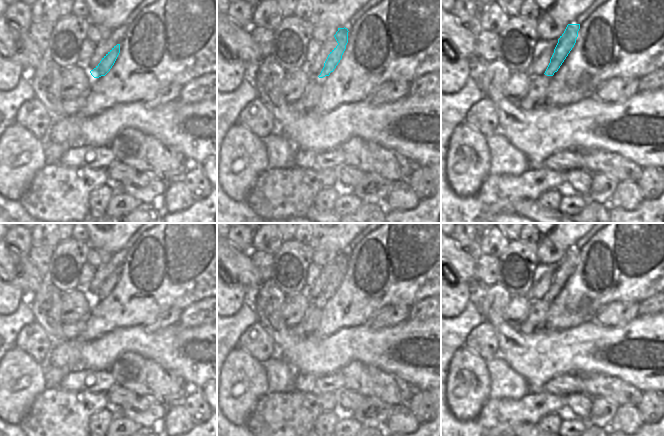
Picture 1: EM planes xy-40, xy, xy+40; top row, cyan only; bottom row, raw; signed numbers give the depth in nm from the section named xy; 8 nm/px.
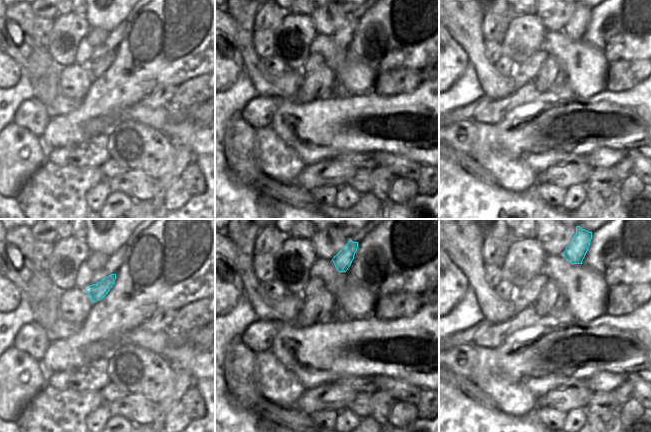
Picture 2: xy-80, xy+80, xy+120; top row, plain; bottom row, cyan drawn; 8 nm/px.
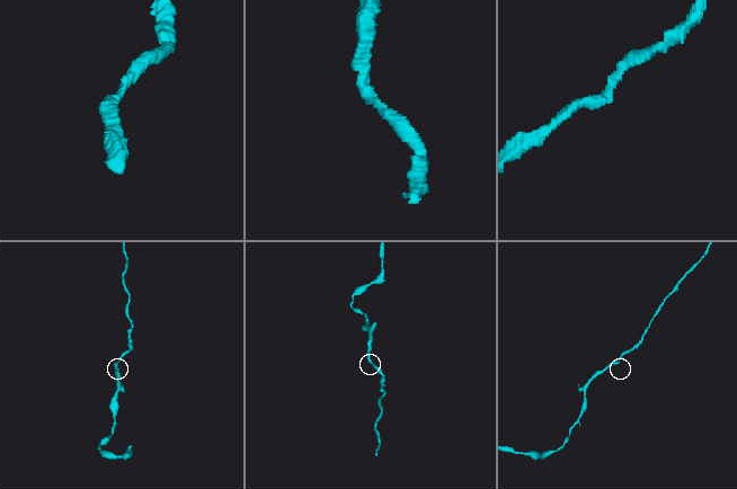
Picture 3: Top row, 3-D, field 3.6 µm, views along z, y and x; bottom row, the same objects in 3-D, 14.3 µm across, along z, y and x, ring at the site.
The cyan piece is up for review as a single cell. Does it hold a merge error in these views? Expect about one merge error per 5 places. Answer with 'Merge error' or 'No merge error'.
No merge error

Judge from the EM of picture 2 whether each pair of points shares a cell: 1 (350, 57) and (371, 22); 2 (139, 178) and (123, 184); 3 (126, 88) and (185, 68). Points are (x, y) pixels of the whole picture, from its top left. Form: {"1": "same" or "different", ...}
{"1": "same", "2": "same", "3": "same"}

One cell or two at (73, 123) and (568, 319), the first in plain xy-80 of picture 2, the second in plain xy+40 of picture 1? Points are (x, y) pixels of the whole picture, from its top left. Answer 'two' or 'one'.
one

